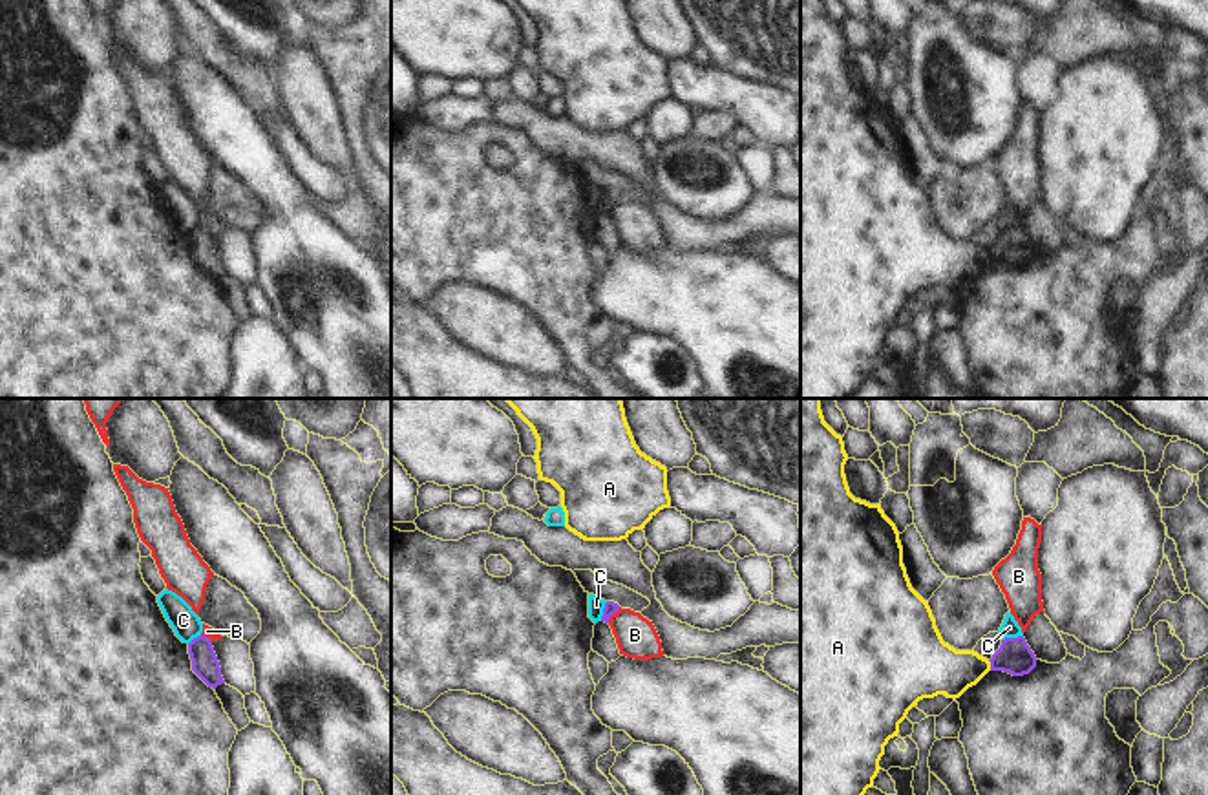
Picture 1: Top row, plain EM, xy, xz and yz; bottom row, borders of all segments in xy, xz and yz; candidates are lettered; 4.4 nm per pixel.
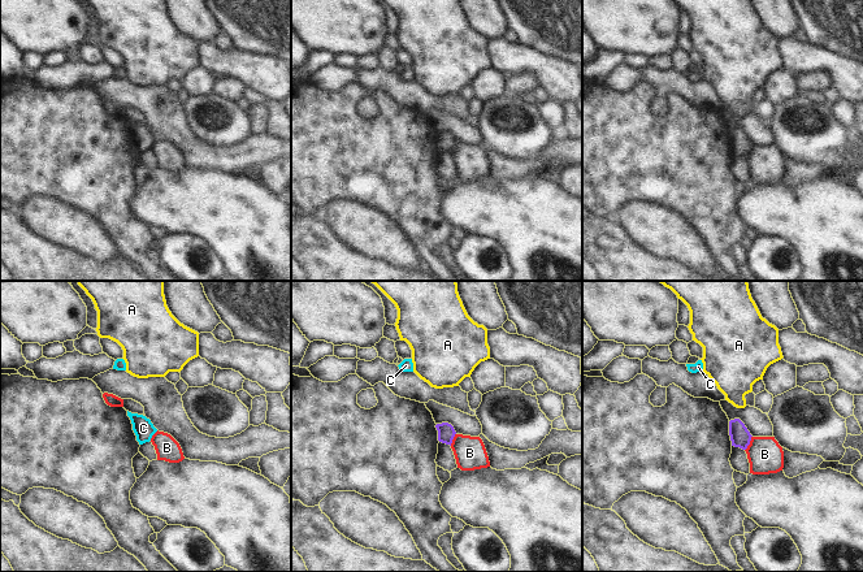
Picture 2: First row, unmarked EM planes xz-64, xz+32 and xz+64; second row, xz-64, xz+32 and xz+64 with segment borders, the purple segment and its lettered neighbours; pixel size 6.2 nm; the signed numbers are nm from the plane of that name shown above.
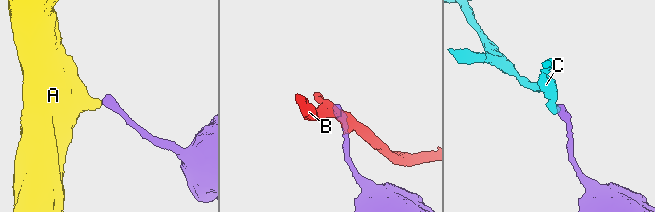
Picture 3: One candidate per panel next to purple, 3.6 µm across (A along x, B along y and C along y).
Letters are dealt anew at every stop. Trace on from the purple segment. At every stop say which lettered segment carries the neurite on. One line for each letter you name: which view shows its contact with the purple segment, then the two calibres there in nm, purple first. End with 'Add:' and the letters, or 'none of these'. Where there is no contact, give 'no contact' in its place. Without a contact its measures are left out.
Add: none of these

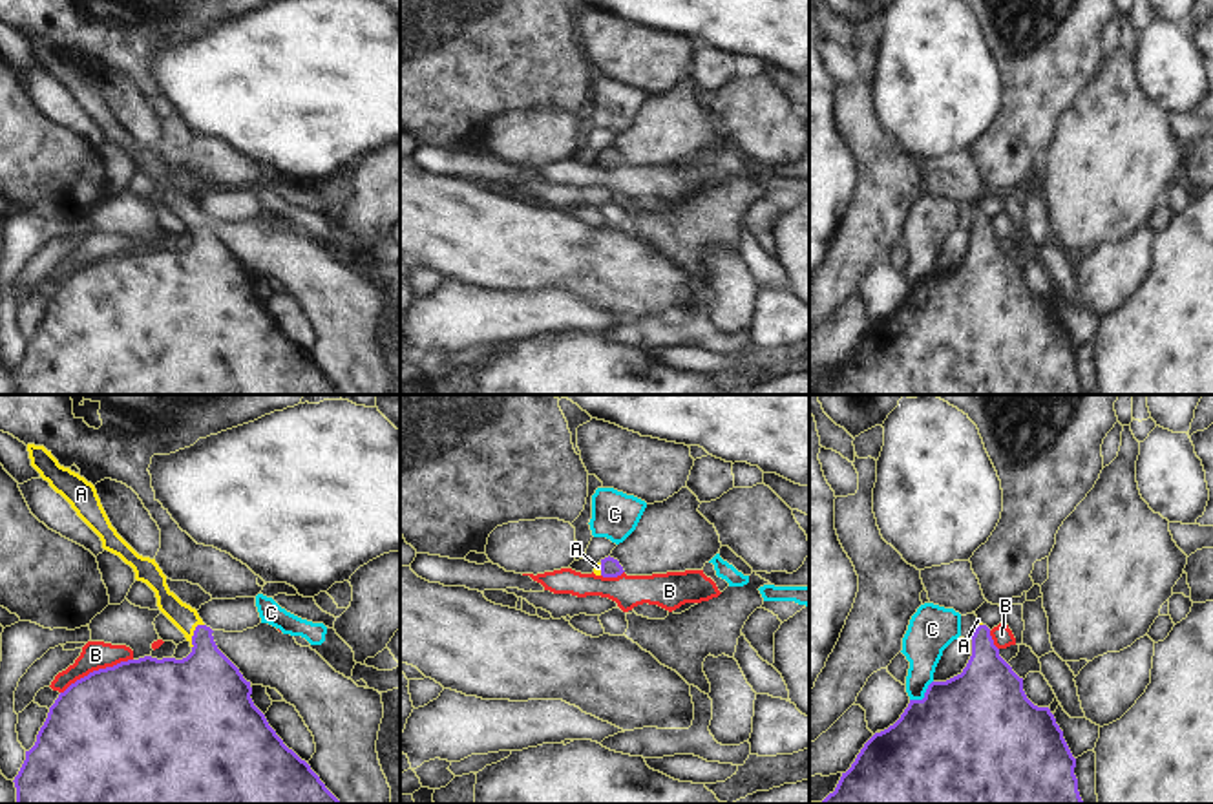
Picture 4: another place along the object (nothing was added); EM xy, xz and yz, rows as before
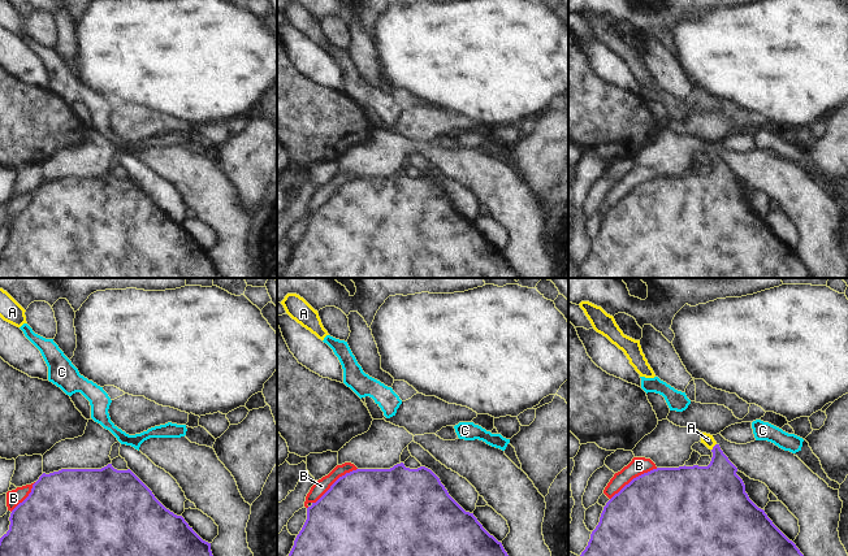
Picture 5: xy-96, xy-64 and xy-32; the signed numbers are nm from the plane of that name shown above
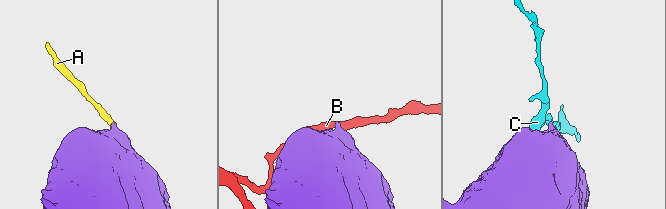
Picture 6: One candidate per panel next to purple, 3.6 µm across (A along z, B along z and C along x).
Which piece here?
A: meets purple in xy; 340 nm thick on the purple side, 110 nm on the other
Add: A

